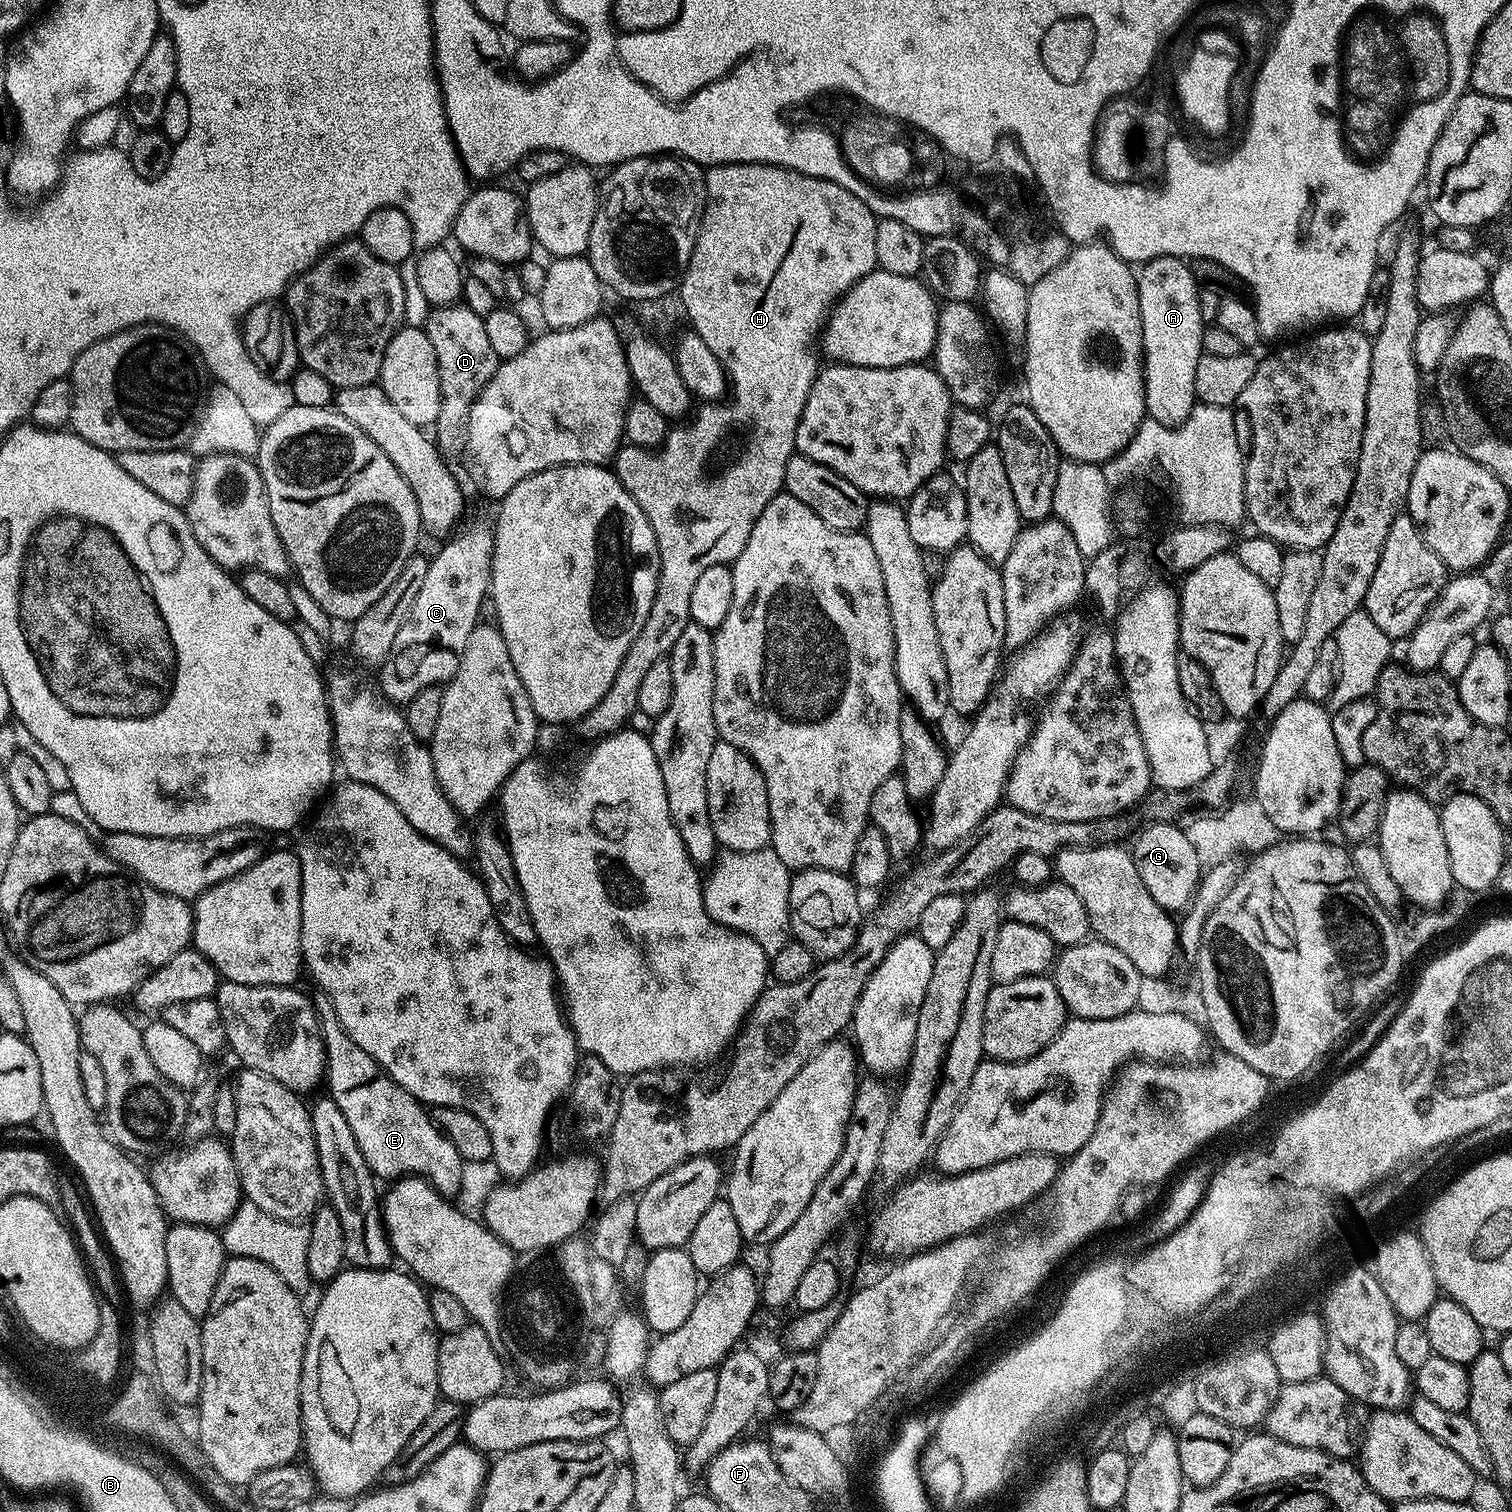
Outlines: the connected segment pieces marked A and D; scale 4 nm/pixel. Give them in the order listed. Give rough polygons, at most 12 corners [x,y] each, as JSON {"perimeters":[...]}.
{"perimeters":[[[1181,257],[1139,269],[1144,411],[1175,428],[1197,404],[1206,325]],[[432,308],[445,458],[464,451],[468,415],[500,365],[484,317]]]}

